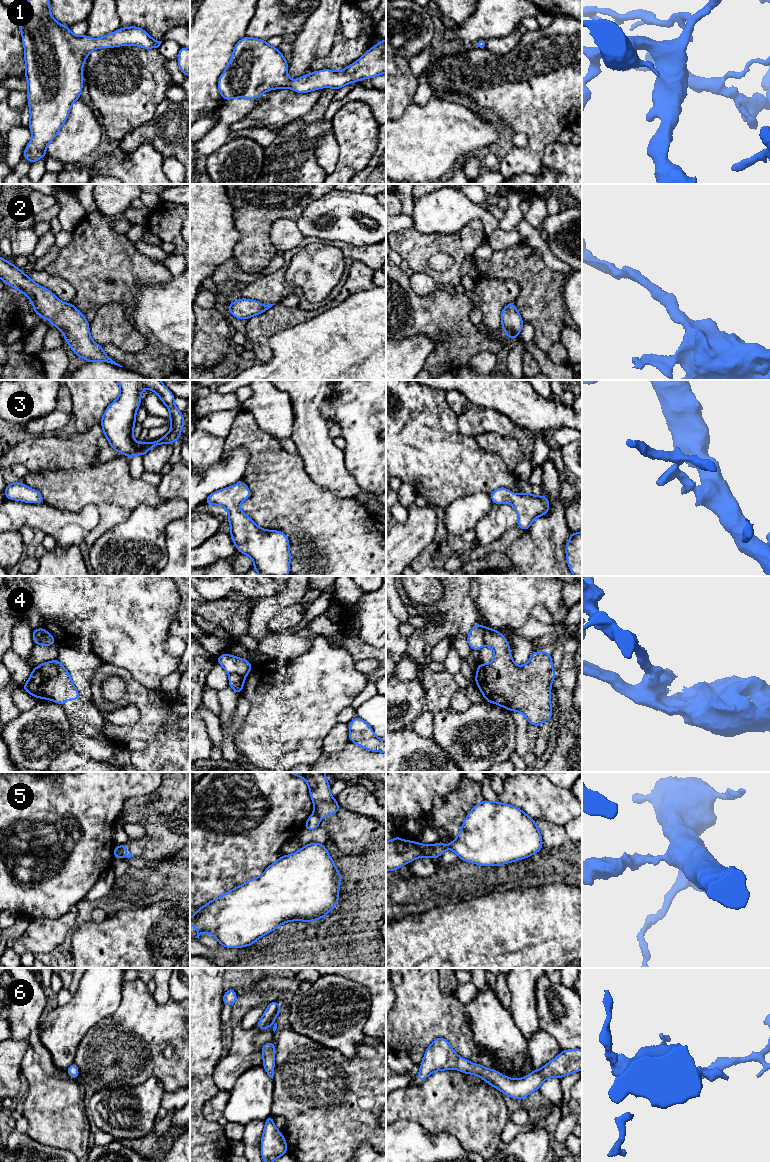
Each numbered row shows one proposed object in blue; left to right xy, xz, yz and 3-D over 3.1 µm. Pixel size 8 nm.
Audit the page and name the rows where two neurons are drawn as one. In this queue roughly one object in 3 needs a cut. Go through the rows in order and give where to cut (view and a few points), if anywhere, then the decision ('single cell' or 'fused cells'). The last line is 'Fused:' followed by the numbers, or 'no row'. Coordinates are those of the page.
1: no cut; single cell
2: no cut; single cell
3: no cut; single cell
4: cut in xy along (40, 628), (42, 637), (37, 644); fused cells
5: cut in xy along (119, 846), (122, 856); fused cells
6: no cut; single cell
Fused: 4, 5

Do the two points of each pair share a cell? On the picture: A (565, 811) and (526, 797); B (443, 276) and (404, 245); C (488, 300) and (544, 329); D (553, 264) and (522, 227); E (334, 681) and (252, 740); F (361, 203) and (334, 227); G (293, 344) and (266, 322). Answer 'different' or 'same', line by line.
A: same
B: same
C: different
D: same
E: same
F: same
G: different

